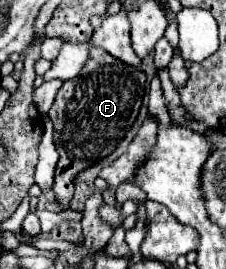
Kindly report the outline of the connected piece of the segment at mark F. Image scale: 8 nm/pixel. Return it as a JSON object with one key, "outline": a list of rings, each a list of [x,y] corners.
{"outline":[[[92,45],[80,75],[62,83],[54,105],[48,111],[54,123],[54,145],[60,153],[54,193],[62,209],[68,209],[78,173],[106,159],[134,125],[144,97],[144,83],[146,75],[140,69],[120,63],[104,49]]]}

